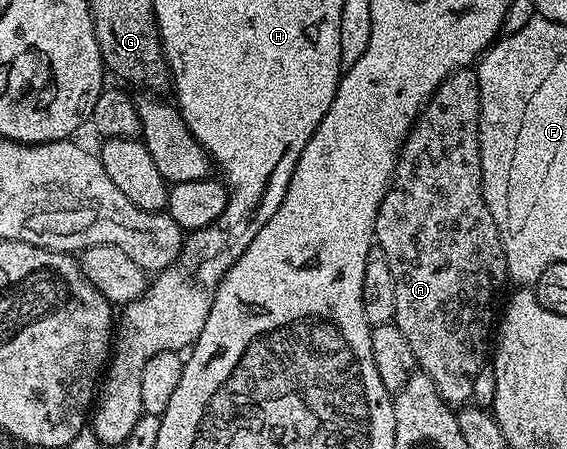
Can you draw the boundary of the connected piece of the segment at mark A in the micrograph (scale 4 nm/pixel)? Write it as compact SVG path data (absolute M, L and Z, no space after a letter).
M462 69L447 76L429 98L429 102L421 109L419 118L413 122L405 143L401 146L401 153L397 156L397 167L393 171L393 181L389 184L389 191L383 197L377 219L373 223L373 234L376 246L387 257L387 265L391 265L391 277L395 280L395 313L393 322L397 324L399 333L407 337L407 345L411 345L414 364L435 381L435 389L439 389L439 397L450 407L457 409L468 404L475 389L475 376L479 369L487 365L487 356L491 351L491 336L495 331L495 324L499 319L497 302L506 294L505 283L510 282L505 250L501 244L501 235L497 232L495 217L491 217L491 209L487 209L485 198L481 192L481 134L477 123L481 119L481 86L477 84L477 76L472 70Z

